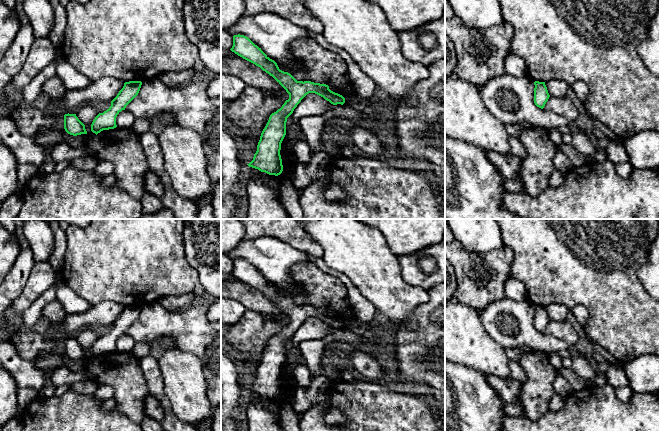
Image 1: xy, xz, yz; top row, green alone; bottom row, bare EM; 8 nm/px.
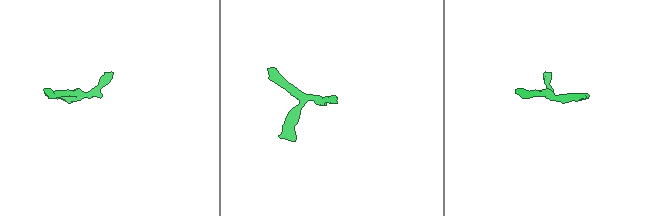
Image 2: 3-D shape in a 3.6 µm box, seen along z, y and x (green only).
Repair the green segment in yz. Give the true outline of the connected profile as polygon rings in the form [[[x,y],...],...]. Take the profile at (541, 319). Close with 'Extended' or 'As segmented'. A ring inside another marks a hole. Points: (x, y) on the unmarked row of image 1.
[[[535,305],[534,309],[534,327],[537,331],[543,333],[550,319],[545,306]]]. As segmented

